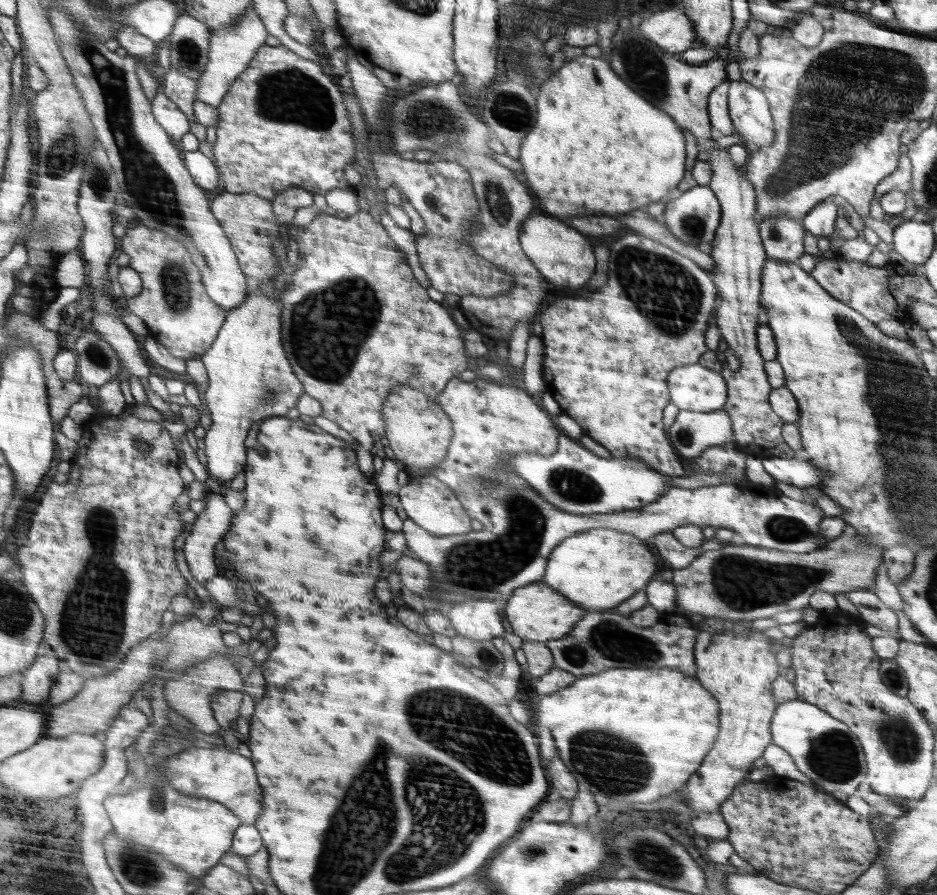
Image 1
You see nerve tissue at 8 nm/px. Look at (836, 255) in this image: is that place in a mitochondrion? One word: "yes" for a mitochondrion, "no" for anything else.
no

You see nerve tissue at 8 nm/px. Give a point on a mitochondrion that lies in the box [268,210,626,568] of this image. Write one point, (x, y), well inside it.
(346, 313)

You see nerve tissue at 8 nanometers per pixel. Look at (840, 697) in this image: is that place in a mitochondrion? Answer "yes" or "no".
no

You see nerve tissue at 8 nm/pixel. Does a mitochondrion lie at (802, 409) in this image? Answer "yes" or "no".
no

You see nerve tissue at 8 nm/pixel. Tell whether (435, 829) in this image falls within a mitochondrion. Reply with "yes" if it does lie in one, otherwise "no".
yes

